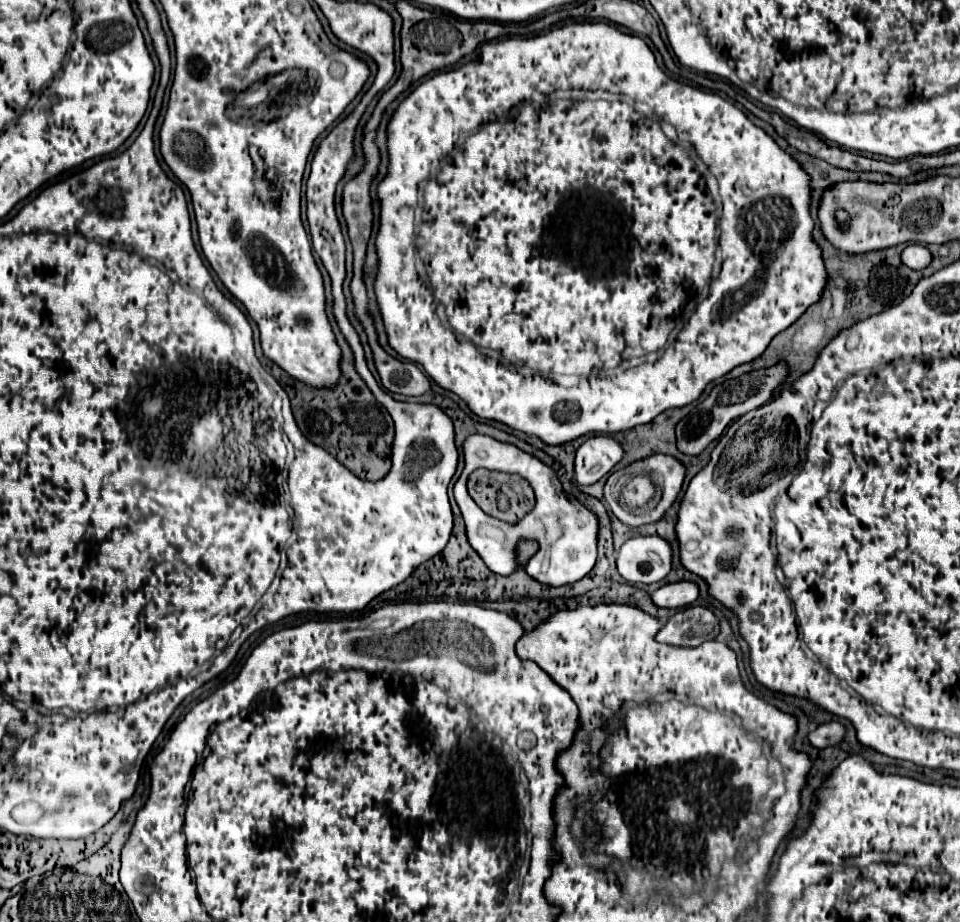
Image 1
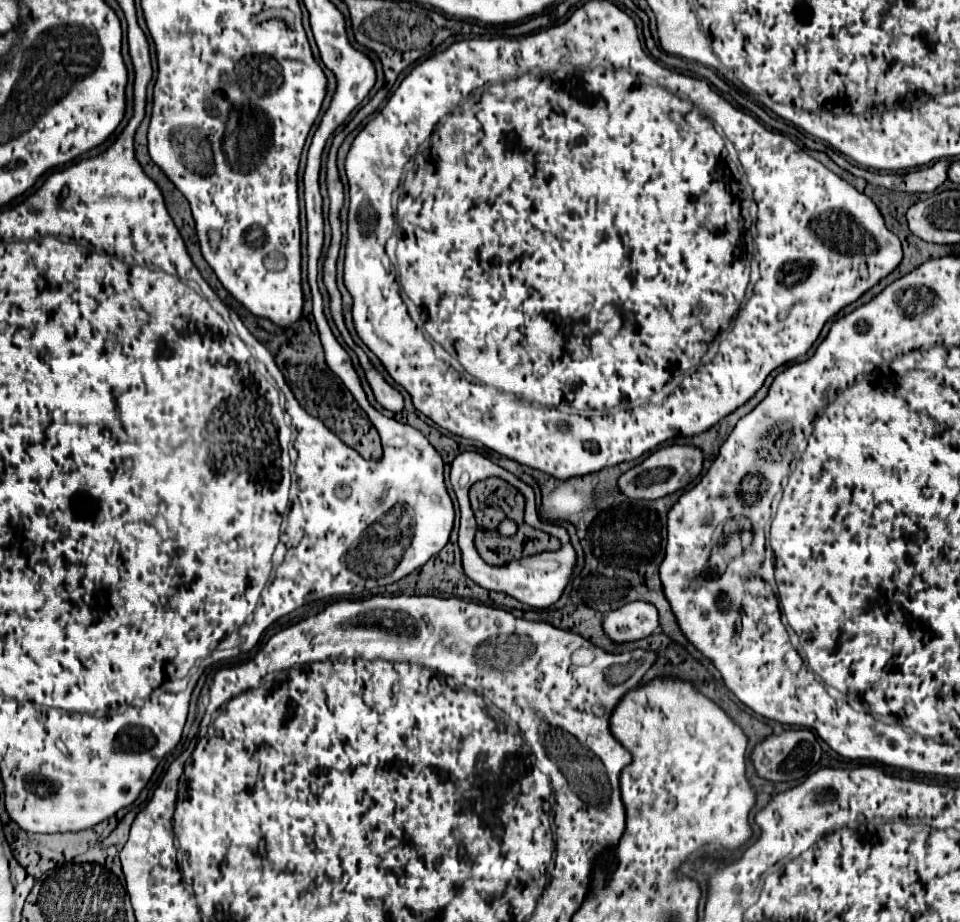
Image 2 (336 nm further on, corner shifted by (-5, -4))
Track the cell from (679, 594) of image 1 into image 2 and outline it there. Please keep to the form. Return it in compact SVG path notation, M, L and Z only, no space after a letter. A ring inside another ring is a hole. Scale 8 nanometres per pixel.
M636 600L608 612L604 618L604 630L614 642L632 642L658 630L658 620L660 614L652 604Z

